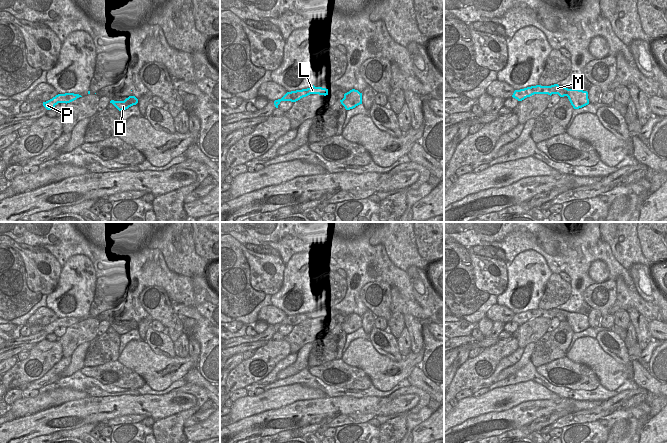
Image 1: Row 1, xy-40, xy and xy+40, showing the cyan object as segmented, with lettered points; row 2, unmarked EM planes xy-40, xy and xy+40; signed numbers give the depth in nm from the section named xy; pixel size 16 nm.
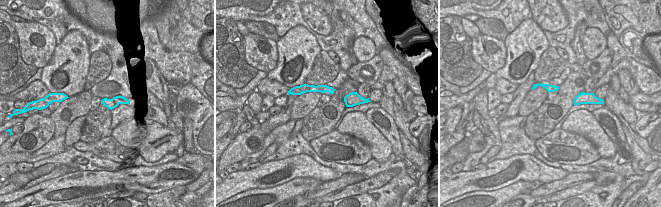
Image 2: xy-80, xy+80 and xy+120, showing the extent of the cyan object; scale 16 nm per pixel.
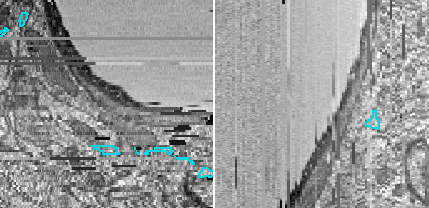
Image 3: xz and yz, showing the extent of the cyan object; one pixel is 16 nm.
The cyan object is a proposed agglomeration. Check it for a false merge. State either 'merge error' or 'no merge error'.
merge error

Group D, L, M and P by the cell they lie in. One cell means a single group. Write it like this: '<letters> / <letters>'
D / L M P

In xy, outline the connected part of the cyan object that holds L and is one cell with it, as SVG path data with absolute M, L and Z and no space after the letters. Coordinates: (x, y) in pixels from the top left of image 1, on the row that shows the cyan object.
M313 85L311 88L287 92L281 99L275 100L274 105L276 108L278 108L278 105L281 101L296 102L310 94L319 94L326 96L328 95L328 89L322 87L315 87Z

